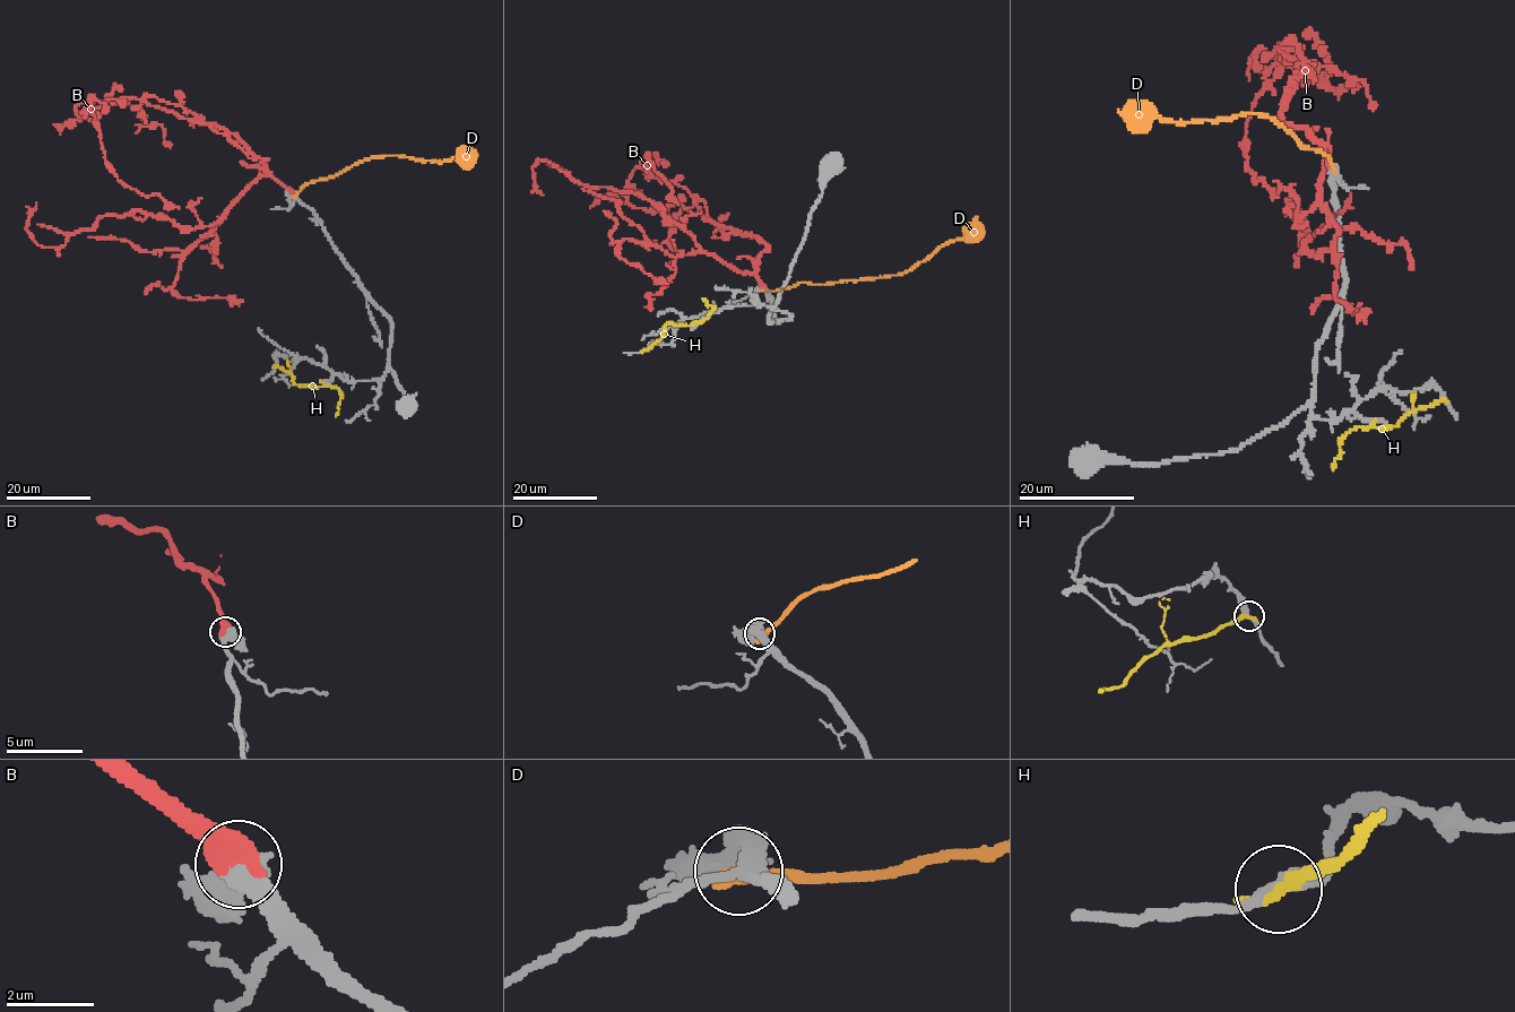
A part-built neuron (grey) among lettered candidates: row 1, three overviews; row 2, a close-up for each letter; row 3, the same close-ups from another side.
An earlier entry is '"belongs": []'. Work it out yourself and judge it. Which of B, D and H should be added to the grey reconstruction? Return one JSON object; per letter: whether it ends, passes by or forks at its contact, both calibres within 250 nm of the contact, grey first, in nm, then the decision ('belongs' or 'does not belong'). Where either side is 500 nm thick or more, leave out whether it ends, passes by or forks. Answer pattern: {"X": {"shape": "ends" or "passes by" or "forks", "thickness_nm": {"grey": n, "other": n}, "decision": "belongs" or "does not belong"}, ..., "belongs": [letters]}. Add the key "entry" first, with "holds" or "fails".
{"entry": "fails", "B": {"thickness_nm": {"grey": 480, "other": 750}, "decision": "belongs"}, "D": {"thickness_nm": {"grey": 550, "other": 360}, "decision": "does not belong"}, "H": {"shape": "ends", "thickness_nm": {"grey": 340, "other": 360}, "decision": "does not belong"}, "belongs": ["B"]}

